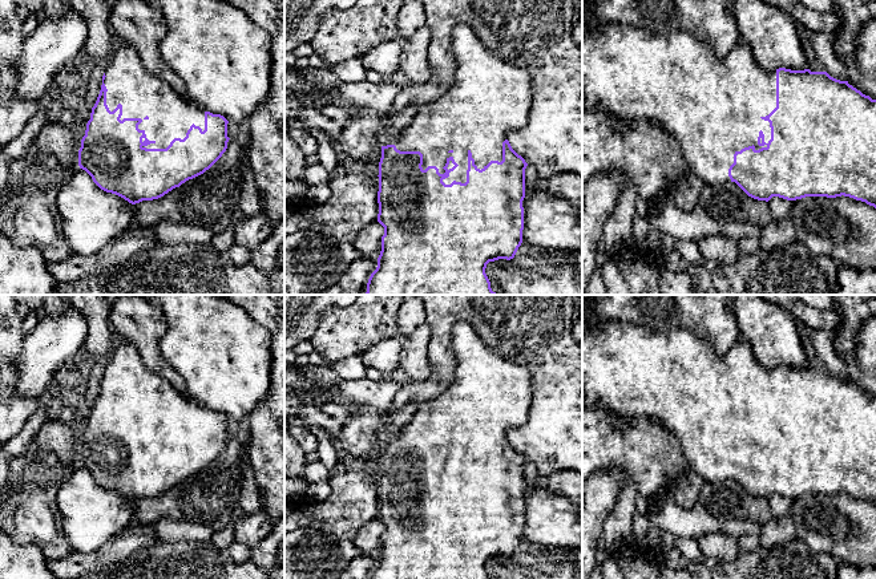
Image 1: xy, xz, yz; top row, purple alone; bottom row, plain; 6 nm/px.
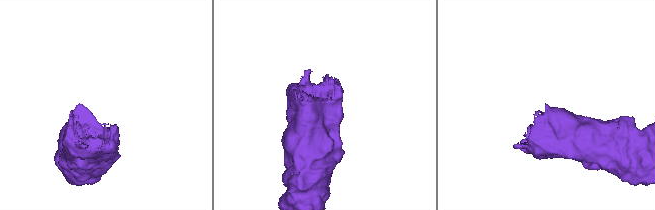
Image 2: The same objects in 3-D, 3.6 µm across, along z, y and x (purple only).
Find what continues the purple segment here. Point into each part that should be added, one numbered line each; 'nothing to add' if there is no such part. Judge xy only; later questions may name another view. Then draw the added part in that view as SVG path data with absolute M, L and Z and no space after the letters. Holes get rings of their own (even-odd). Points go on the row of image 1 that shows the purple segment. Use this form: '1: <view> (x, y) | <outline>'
1: xy (141, 93) | M114 44L105 76L109 110L121 104L121 121L142 120L138 129L152 142L142 147L166 149L174 138L183 139L193 124L205 130L206 110L183 100L169 82L150 73L129 44Z

